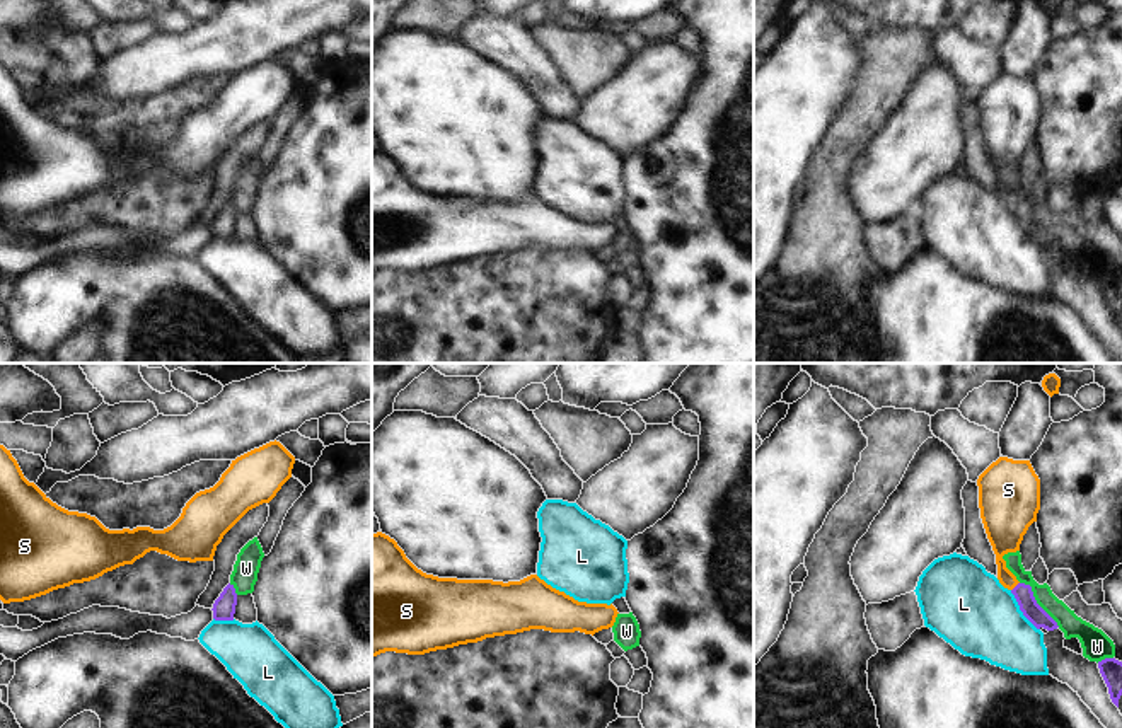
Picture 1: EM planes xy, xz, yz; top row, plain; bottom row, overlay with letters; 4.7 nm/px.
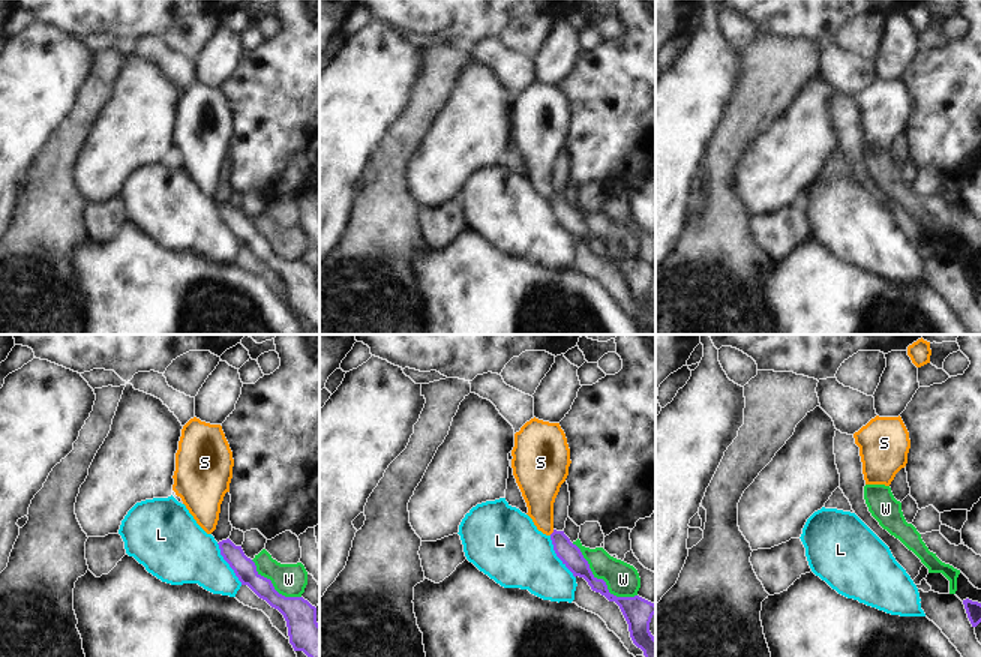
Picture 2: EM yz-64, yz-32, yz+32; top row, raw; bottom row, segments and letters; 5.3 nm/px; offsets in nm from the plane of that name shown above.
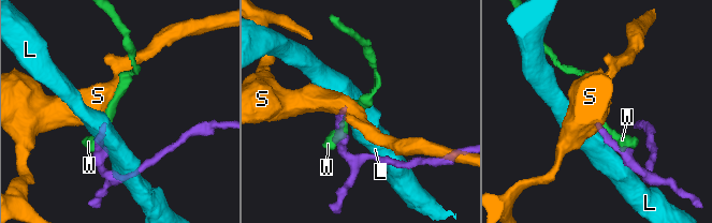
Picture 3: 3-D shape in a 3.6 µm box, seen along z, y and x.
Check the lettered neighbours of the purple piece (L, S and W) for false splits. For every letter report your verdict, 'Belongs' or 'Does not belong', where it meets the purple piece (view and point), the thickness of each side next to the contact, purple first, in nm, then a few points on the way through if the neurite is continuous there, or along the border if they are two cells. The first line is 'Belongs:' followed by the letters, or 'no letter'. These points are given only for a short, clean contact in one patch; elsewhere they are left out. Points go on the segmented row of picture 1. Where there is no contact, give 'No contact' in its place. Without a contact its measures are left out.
Belongs: S
L: Does not belong. Touches purple at yz (1020, 609). Thickness 90 nm (purple) against 380 nm. Boundary: yz (1010, 590), (1018, 609), (1039, 629)
S: Belongs. Touches purple at yz (1015, 587). Thickness 90 nm (purple) against 160 nm. Path across: yz (1032, 611), (1015, 587), (1001, 570), (1005, 536)
W: Does not belong. Touches purple at yz (1035, 602). Thickness 90 nm (purple) against 110 nm

